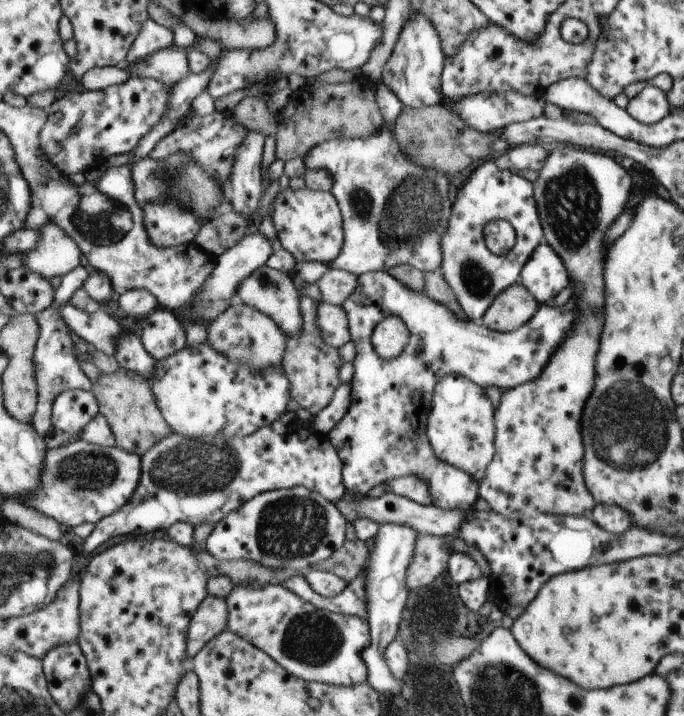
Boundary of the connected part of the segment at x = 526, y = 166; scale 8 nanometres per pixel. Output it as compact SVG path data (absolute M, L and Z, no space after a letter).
M524 143L499 154L495 163L500 169L510 170L513 173L520 170L541 171L546 158L548 158L548 150L544 150L540 144Z

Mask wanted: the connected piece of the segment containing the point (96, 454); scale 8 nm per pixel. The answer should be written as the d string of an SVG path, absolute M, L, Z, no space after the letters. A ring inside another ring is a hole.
M86 440L48 451L44 464L42 486L22 503L38 508L50 518L59 520L65 528L86 523L97 524L121 511L143 482L143 457L124 448L105 447Z

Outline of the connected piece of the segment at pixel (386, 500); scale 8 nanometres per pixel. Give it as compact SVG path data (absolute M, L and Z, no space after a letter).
M388 491L378 498L369 497L368 495L359 497L358 495L346 494L336 504L340 508L340 512L343 512L344 516L347 516L347 519L352 520L352 522L360 518L370 518L370 520L378 524L410 526L416 534L432 536L457 535L460 526L462 526L462 520L467 514L467 512L462 512L462 510L442 510L442 508L436 508L436 506L418 504L405 496Z

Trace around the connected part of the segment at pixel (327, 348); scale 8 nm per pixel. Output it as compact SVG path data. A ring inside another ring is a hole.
M302 294L300 298L300 308L304 314L304 334L300 336L289 336L289 350L284 356L284 366L288 378L292 380L292 396L302 408L309 410L313 415L319 415L326 410L336 396L336 391L343 383L340 381L340 368L345 363L342 358L341 349L330 346L320 330L318 324L318 308L320 303Z

